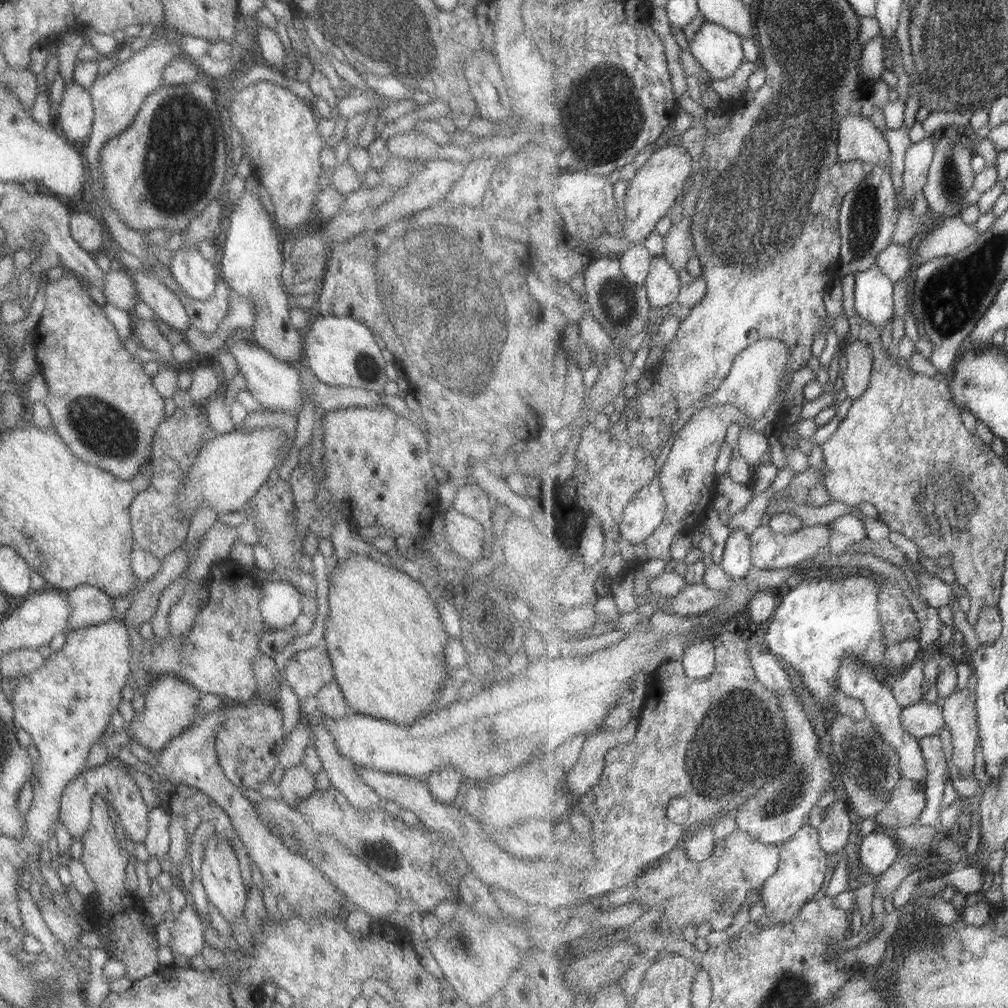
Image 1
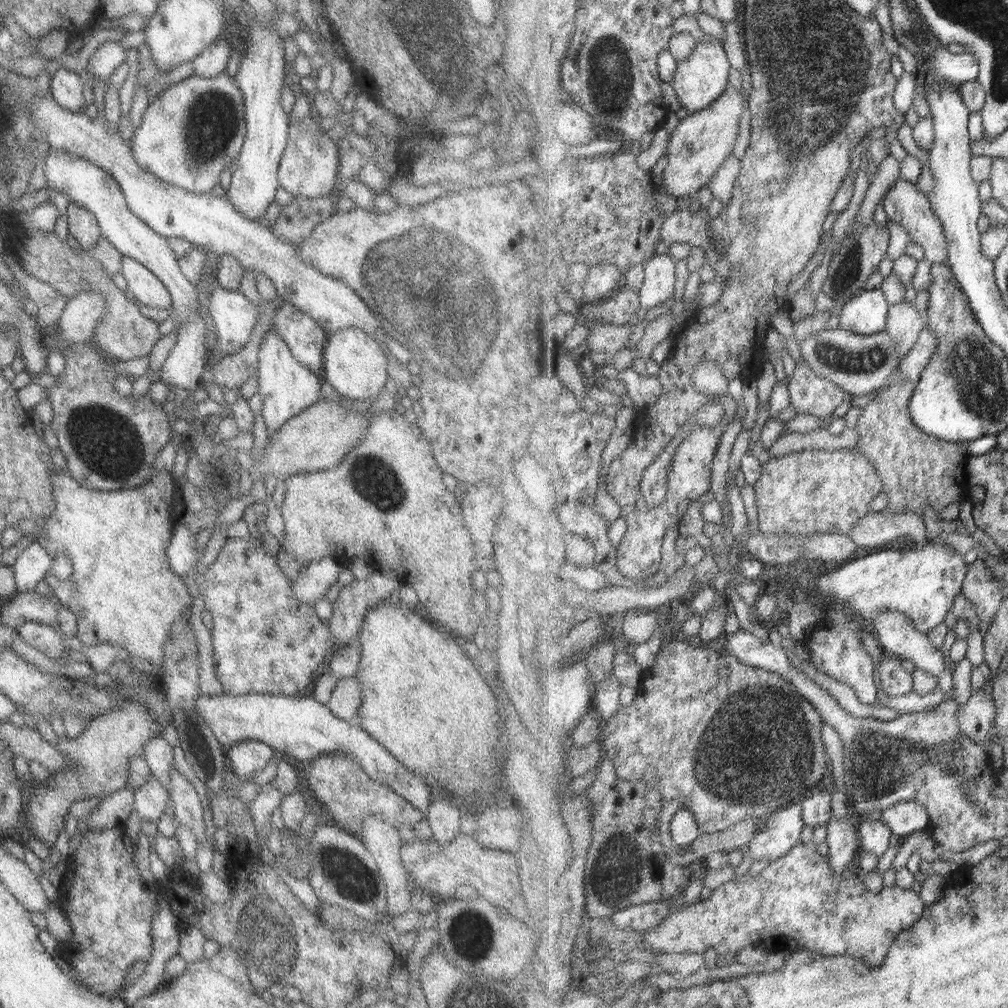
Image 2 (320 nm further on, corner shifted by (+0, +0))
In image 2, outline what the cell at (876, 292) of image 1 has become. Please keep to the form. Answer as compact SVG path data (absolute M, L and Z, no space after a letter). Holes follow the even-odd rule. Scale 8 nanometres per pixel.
M881 289L864 290L842 306L841 329L864 336L886 331L890 309Z

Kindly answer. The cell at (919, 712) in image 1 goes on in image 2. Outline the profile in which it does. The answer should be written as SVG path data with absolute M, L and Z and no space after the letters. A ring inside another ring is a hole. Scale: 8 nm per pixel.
M982 689L974 691L967 704L960 704L957 723L973 740L985 742L996 719L997 705L994 698L985 696Z

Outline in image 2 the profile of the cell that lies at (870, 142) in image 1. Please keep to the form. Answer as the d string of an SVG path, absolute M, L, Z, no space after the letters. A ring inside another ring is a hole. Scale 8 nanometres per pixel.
M900 178L896 184L889 189L889 192L887 192L882 201L884 202L883 207L886 216L894 223L899 223L901 226L904 226L912 234L912 240L924 247L925 260L931 265L945 265L946 262L949 263L949 247L942 222L935 214L932 202L928 196L923 194L923 191L920 190L917 184Z

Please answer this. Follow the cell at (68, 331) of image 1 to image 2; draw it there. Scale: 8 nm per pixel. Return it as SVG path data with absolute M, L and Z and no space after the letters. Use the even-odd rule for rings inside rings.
M90 342L71 345L62 352L63 373L57 376L57 386L45 388L52 419L50 428L57 438L57 448L65 457L66 471L77 484L93 490L116 490L135 488L150 479L152 463L162 446L171 440L169 419L161 406L149 399L149 390L141 397L121 397L115 393L119 378L113 375L113 362L105 361Z

